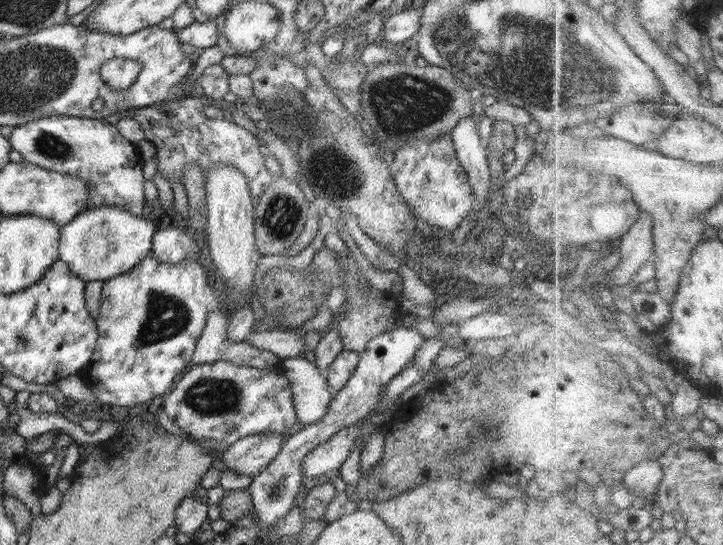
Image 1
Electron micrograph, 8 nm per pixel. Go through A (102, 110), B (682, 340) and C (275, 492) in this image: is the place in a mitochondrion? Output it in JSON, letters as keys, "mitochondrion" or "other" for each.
{"A":"other","B":"other","C":"mitochondrion"}

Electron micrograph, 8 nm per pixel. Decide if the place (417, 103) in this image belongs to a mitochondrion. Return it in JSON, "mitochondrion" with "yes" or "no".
{"mitochondrion":"yes"}

